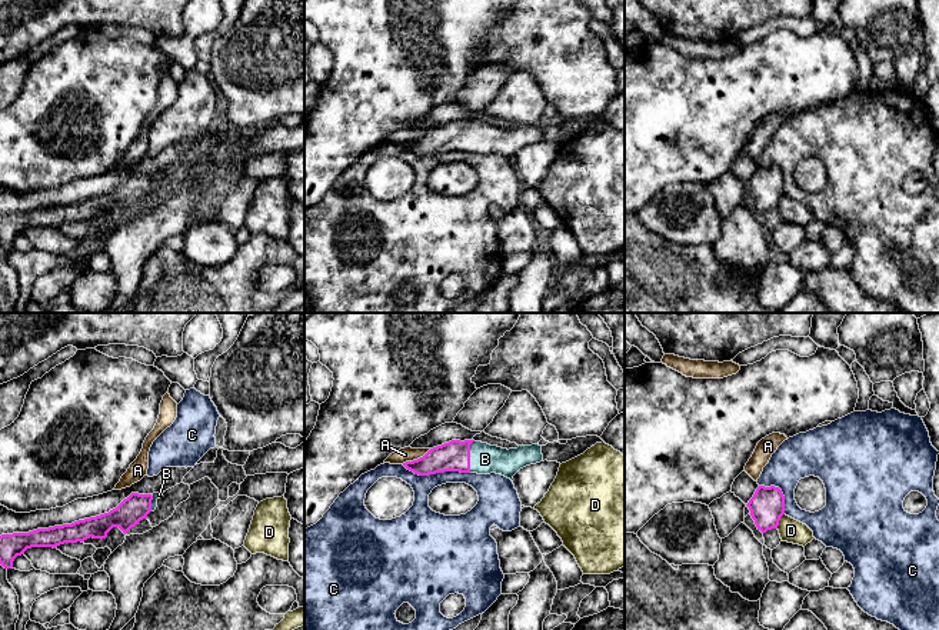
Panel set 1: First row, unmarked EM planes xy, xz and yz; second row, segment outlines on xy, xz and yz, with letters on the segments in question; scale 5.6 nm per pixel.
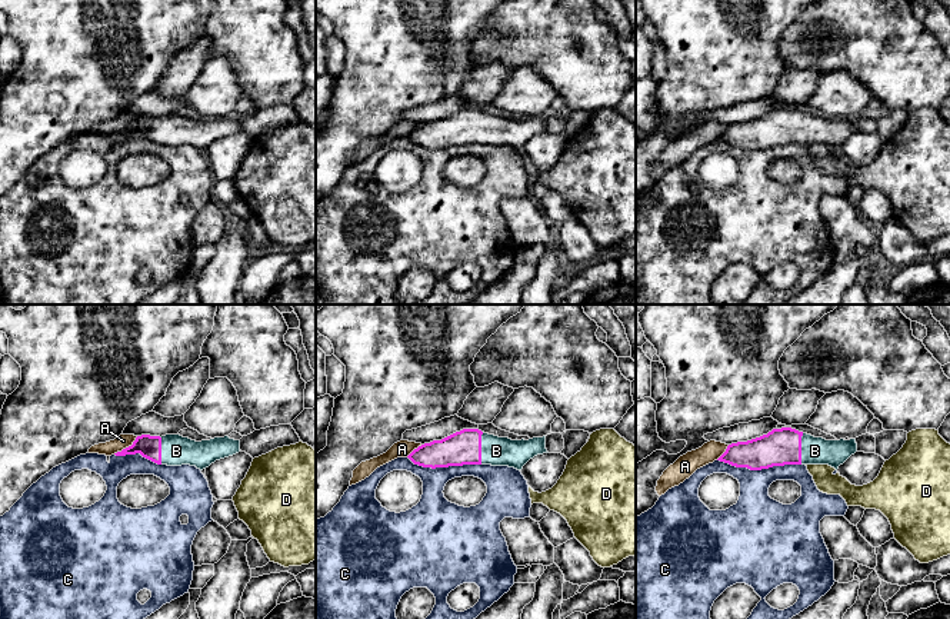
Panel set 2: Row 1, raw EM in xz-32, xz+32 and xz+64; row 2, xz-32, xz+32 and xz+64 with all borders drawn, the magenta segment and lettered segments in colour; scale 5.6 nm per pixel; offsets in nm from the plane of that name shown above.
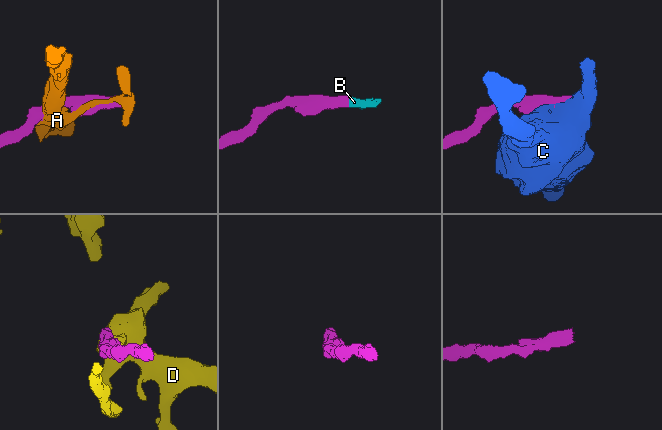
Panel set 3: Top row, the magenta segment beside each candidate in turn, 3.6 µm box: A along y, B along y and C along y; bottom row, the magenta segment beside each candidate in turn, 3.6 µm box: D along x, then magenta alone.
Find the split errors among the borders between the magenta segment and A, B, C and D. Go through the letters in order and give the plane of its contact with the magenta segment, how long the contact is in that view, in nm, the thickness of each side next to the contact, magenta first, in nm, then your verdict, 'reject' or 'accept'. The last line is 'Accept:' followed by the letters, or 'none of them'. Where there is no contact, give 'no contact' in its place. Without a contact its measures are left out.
A: meets magenta in xz; contact 190 nm long; 180 nm thick on the magenta side, 80 nm on the other; reject
B: meets magenta in xz; contact 190 nm long; 180 nm thick on the magenta side, 170 nm on the other; accept
C: meets magenta in xz; contact 380 nm long; 180 nm thick on the magenta side, 120 nm on the other; reject
D: meets magenta in yz; contact 100 nm long; 200 nm thick on the magenta side, 140 nm on the other; reject
Accept: B

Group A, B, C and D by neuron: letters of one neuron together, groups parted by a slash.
A / B / C / D

